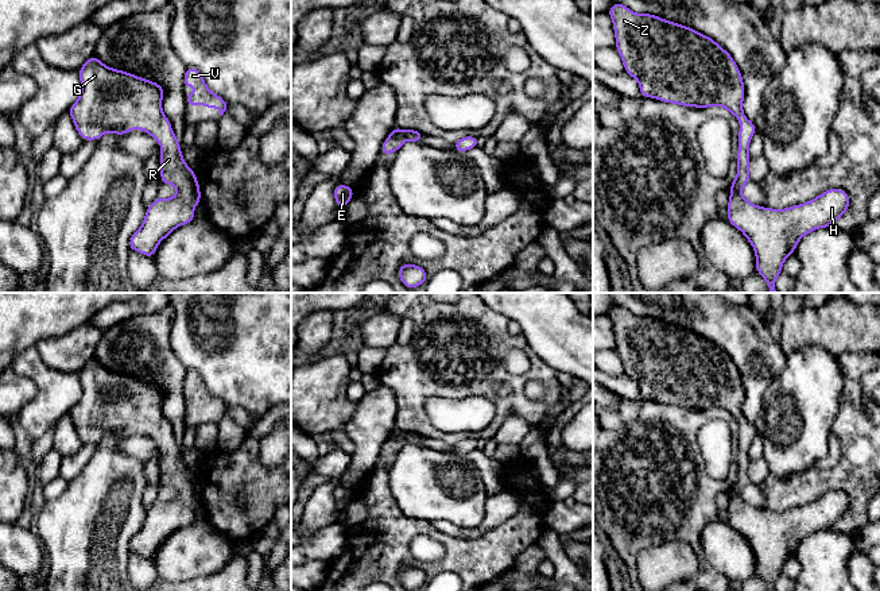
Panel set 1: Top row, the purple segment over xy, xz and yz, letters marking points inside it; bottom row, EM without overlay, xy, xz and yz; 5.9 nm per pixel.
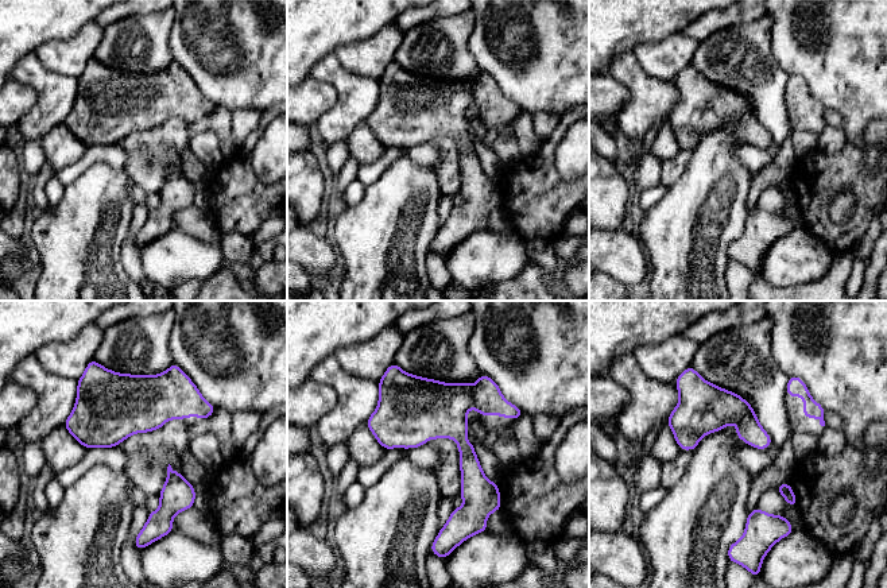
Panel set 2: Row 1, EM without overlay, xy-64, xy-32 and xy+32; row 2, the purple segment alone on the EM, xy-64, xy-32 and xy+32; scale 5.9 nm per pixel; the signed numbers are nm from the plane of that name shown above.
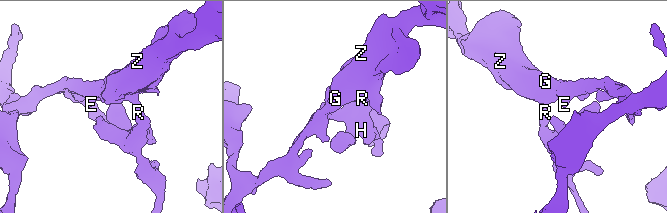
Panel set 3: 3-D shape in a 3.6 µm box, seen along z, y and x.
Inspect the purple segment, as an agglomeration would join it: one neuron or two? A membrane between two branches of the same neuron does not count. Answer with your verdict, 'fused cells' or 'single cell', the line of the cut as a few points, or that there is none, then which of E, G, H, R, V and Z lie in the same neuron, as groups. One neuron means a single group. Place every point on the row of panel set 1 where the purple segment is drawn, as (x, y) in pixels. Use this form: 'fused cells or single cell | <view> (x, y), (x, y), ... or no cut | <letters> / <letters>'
single cell | no cut | E G H R V Z

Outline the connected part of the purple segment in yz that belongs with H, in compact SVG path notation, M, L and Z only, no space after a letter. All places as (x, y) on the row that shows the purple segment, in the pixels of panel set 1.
M613 3L606 15L613 20L616 49L624 69L639 82L641 97L697 108L718 105L738 119L738 169L729 188L726 220L749 240L755 248L756 273L764 277L769 293L778 293L775 281L782 273L783 262L795 251L805 235L818 228L829 228L849 209L849 194L842 189L829 189L805 204L782 210L761 208L749 202L741 196L741 189L749 182L751 157L748 150L756 127L743 112L744 81L730 54L712 38L690 27L650 13L635 13L620 3Z

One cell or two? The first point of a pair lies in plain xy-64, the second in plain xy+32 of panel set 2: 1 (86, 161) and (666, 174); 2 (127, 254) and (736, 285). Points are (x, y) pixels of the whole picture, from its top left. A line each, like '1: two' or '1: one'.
1: one
2: one

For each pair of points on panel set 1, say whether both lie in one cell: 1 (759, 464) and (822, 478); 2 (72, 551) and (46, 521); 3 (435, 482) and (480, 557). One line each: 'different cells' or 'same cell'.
1: different cells
2: same cell
3: different cells

